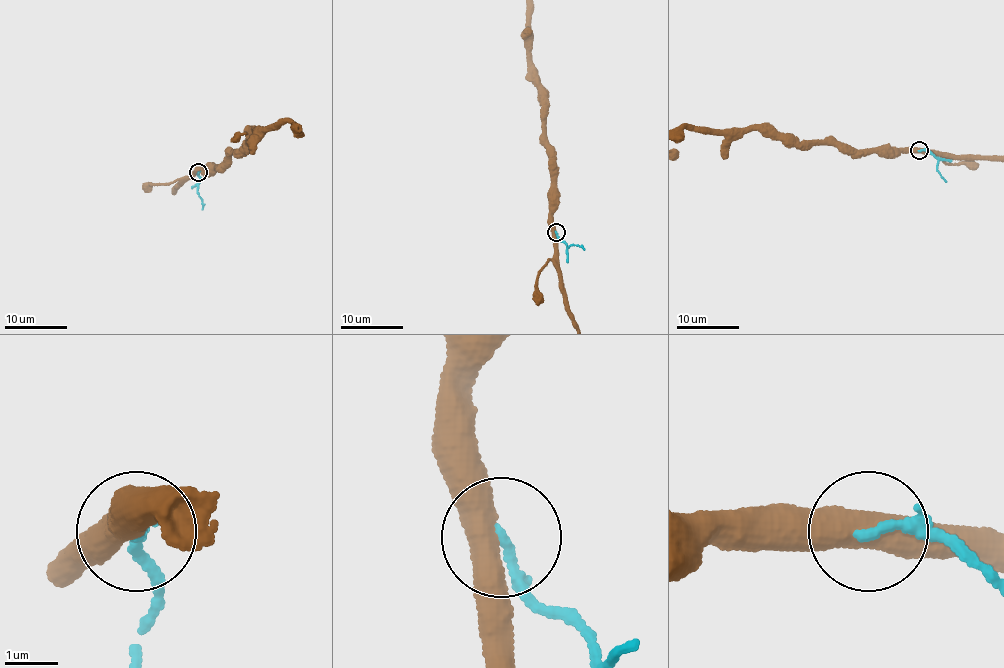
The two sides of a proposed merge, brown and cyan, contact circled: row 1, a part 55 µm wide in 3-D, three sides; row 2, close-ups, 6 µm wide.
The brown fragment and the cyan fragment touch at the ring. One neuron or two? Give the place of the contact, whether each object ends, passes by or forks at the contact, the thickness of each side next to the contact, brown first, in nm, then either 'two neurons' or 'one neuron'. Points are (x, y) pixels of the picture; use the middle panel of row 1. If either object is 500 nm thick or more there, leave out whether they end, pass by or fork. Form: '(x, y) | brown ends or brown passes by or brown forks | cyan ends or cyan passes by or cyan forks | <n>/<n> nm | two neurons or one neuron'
(556, 232) | 500/200 nm | two neurons

